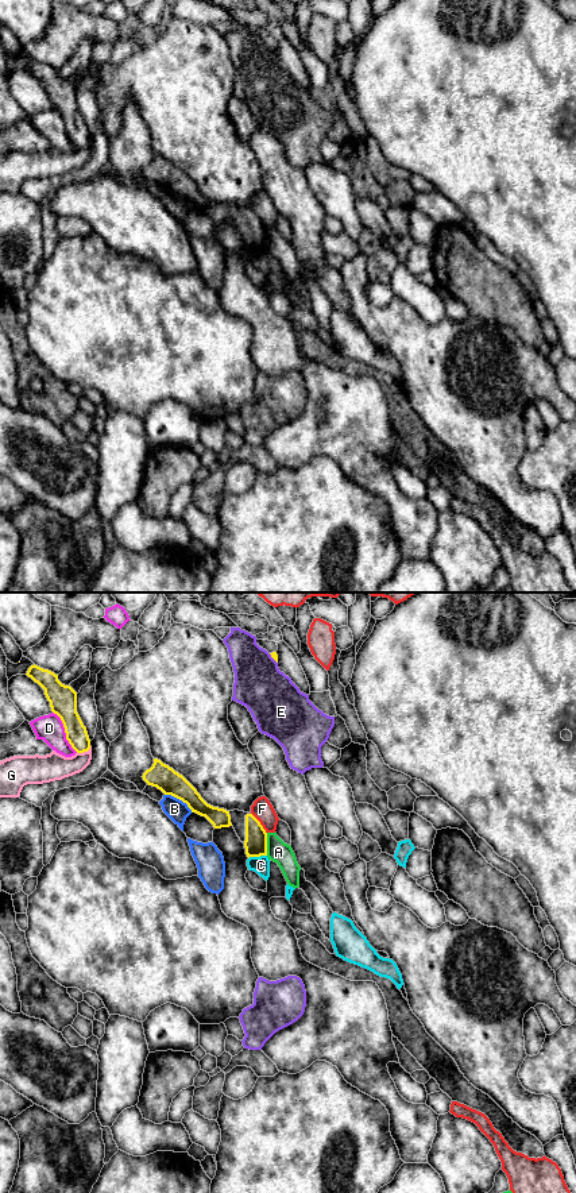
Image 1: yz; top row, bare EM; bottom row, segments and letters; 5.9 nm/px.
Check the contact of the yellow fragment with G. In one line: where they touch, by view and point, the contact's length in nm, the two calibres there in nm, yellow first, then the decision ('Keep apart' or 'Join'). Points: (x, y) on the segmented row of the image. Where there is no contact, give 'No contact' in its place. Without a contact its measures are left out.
Touches yellow at yz (84, 751). Shared border 100 nm. Thickness 130 nm (yellow) against 160 nm. Keep apart

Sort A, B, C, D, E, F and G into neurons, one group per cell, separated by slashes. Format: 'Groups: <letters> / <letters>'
Groups: A / B / C / D / E / F / G

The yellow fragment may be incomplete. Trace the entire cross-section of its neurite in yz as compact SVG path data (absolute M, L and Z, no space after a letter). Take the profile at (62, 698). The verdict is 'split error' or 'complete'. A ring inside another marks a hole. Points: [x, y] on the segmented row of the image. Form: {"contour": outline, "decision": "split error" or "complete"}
{"contour": "M31 665L26 673L43 690L51 711L57 714L65 727L66 740L77 753L90 749L90 740L78 713L77 692L58 680L58 675L38 665Z", "decision": "complete"}

